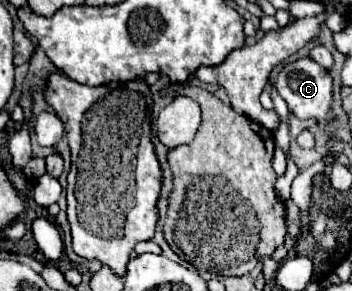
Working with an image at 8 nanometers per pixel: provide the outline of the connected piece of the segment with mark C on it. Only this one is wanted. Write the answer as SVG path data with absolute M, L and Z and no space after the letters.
M300 58L288 66L284 66L276 78L276 90L288 104L290 112L300 118L324 118L330 120L330 102L332 102L332 78L330 72L326 72L320 64L316 64L312 58Z

